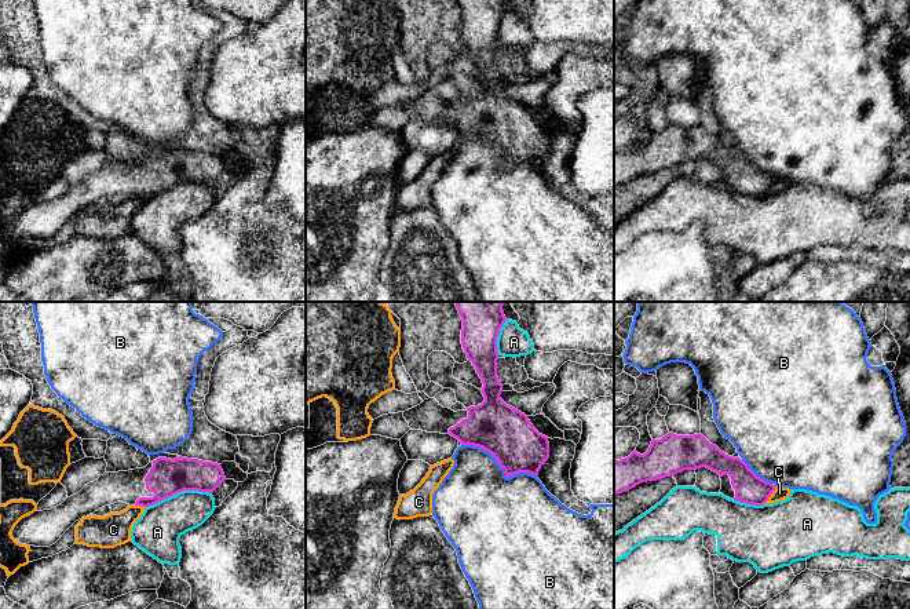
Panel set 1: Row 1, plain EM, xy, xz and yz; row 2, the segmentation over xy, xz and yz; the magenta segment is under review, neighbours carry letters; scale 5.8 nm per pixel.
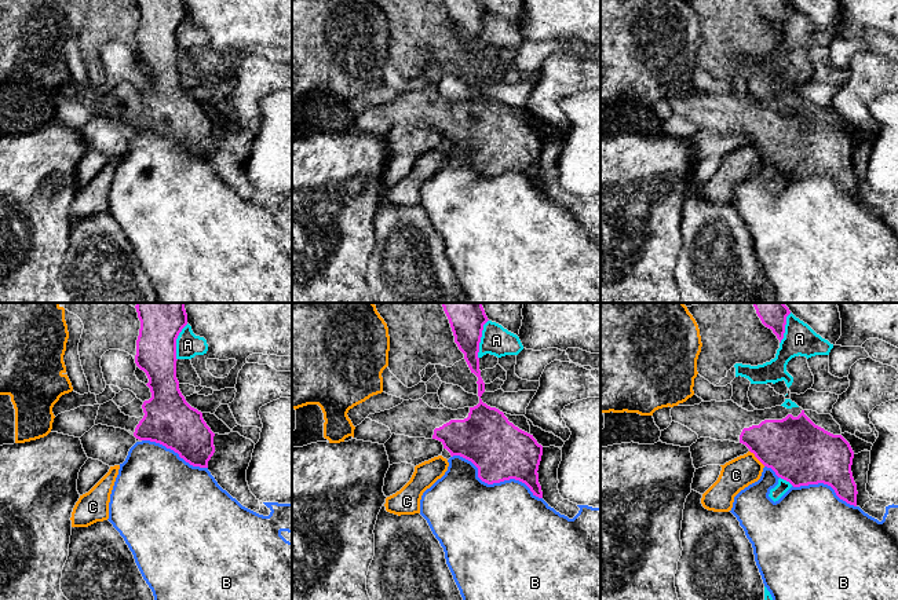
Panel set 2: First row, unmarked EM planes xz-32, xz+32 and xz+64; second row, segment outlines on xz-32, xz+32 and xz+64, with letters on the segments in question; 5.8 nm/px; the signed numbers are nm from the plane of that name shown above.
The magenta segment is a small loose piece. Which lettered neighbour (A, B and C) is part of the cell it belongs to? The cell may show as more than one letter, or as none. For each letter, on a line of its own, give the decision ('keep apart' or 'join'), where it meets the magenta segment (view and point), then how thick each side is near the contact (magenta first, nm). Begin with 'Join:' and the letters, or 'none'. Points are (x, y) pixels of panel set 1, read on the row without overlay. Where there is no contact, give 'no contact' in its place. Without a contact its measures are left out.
Join: none
A: keep apart | xy (178, 183) | 220/260 nm
B: keep apart | xz (500, 156) | 300/440 nm
C: keep apart | yz (771, 185) | 170/80 nm

